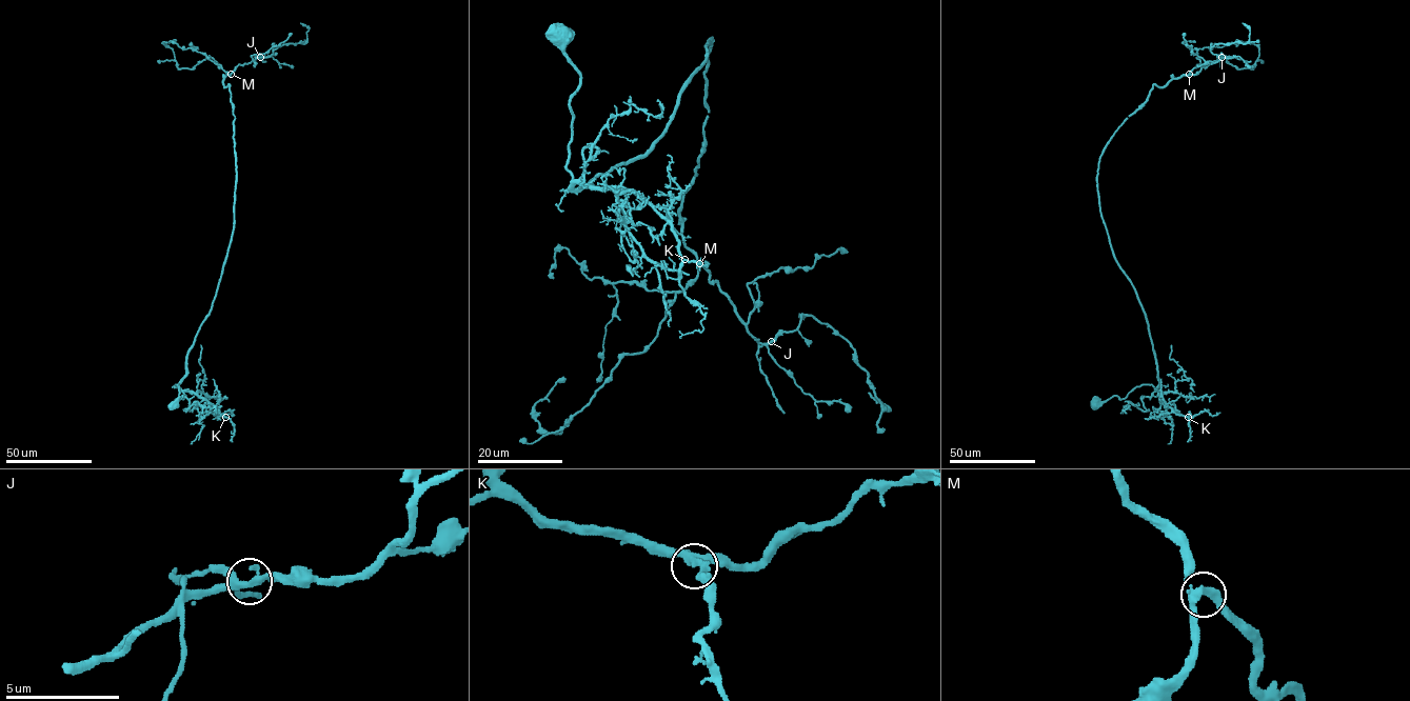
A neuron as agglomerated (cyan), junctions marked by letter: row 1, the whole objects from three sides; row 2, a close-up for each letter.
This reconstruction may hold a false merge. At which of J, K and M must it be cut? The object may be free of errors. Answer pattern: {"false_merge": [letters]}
{"false_merge": ["J"]}

